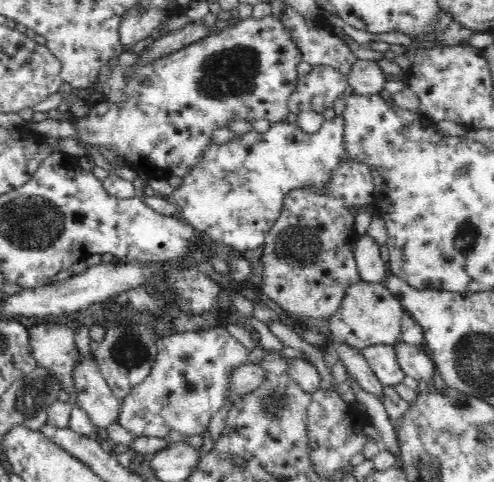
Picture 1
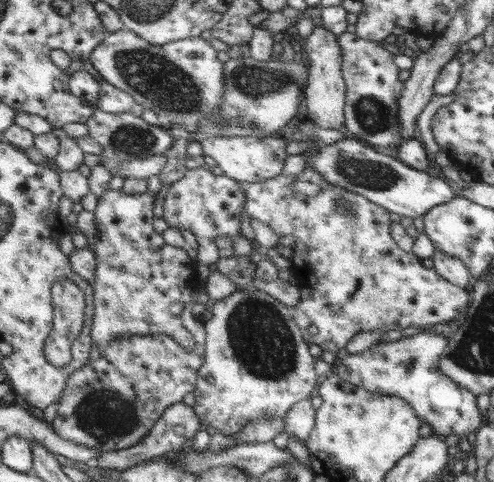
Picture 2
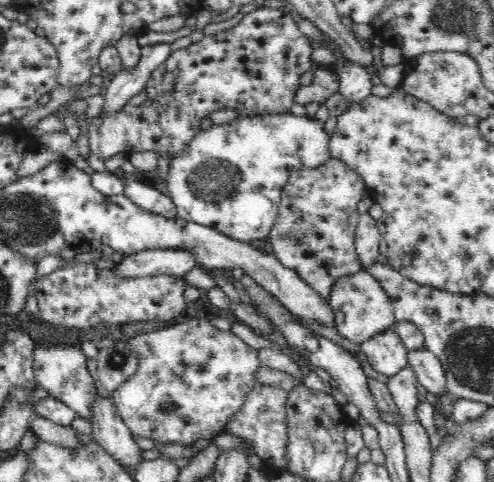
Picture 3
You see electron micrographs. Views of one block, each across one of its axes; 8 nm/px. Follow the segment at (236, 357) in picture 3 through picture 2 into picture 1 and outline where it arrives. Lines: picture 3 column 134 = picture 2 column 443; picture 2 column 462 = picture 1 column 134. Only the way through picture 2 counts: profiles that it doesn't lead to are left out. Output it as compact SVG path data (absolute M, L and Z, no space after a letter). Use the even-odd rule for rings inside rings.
M226 328L158 338L158 358L144 382L132 388L132 392L122 400L118 422L136 438L164 438L170 430L184 432L184 436L204 434L210 428L212 416L230 398L232 370L248 364L248 354L250 350Z

